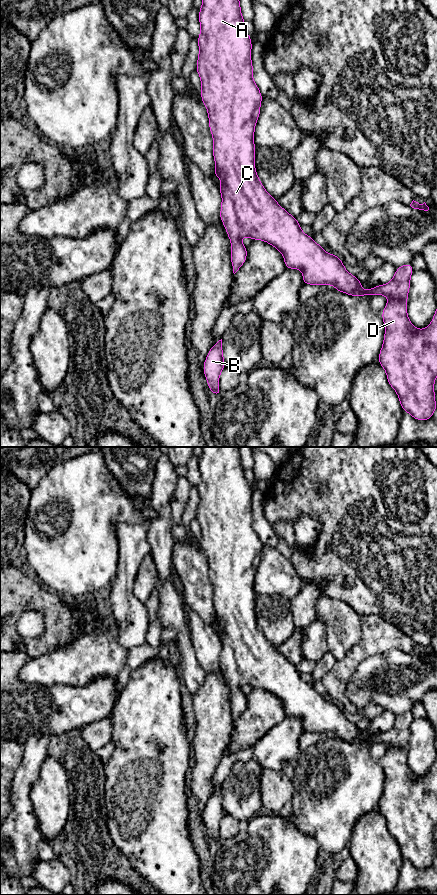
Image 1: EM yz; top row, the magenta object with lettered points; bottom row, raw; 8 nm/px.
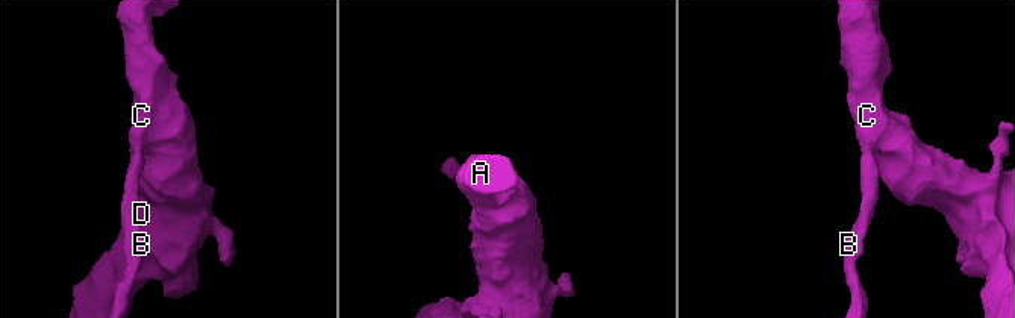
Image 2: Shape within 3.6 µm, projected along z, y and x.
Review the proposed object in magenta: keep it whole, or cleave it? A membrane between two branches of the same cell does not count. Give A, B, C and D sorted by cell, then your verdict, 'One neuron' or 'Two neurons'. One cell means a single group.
Groups: A B C D. One neuron

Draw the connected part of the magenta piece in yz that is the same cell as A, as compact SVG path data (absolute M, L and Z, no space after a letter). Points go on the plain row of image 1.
M202 447L202 449L202 455L199 457L201 481L197 486L199 503L196 519L201 527L201 548L206 554L209 577L213 584L214 624L222 628L222 632L218 635L222 644L220 668L223 670L231 689L230 705L233 721L235 722L246 709L247 695L241 691L241 686L247 684L253 688L265 689L280 699L284 704L287 717L300 717L303 720L303 732L334 733L335 738L350 744L387 744L389 748L382 758L385 783L378 809L387 822L389 833L399 845L402 858L410 861L416 868L426 869L430 867L437 857L434 845L434 830L437 825L437 756L429 774L426 777L416 777L407 763L410 726L414 719L411 711L397 716L393 727L389 731L363 738L361 736L362 730L356 724L347 720L338 704L328 702L314 687L303 681L296 665L290 663L265 638L255 617L256 598L253 586L263 544L253 529L252 490L251 485L245 478L245 469L241 462L240 450L239 447Z

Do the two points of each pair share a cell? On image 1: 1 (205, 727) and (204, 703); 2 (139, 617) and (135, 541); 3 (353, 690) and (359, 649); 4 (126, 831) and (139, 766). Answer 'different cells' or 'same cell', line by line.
1: same cell
2: same cell
3: different cells
4: same cell

